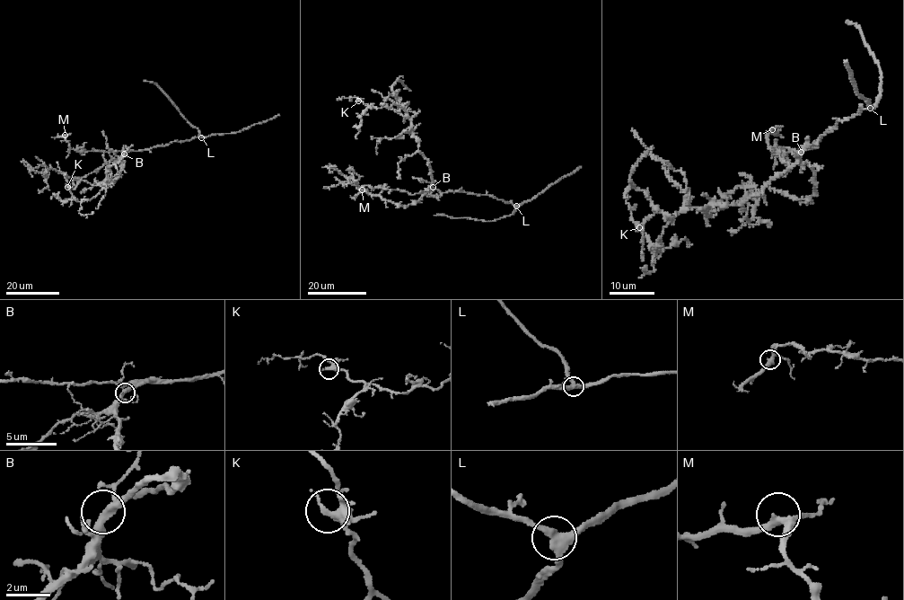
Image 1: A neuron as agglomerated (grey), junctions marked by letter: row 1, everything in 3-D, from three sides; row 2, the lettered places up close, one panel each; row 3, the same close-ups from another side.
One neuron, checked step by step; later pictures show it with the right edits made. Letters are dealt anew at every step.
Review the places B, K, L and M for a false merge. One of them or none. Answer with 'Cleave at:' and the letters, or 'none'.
Cleave at: none

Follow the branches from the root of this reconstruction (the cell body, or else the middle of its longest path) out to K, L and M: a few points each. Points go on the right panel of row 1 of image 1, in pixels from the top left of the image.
K: (803, 153), (759, 194), (739, 205), (684, 208), (666, 224), (659, 249), (639, 227)
L: (803, 153), (811, 145), (816, 145), (821, 136), (835, 129), (839, 120), (870, 108)
M: (803, 153), (816, 145), (815, 147), (776, 154), (769, 146), (767, 138), (772, 129)

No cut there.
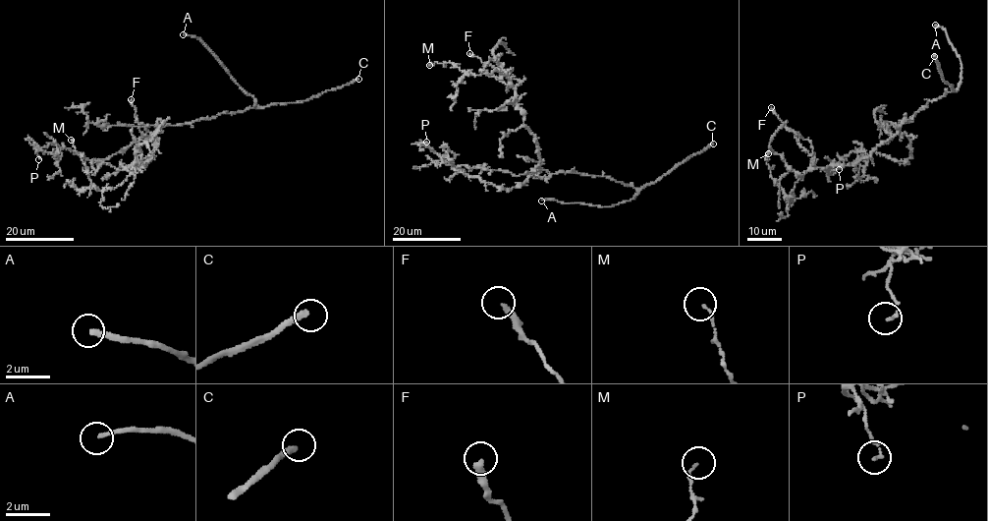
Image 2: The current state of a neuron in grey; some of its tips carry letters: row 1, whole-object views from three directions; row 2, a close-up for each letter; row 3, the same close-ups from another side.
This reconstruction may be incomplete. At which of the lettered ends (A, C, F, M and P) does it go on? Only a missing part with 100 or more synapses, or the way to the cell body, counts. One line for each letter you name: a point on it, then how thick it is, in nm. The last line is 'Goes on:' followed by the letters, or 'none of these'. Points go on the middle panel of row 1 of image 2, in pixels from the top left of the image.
A: Place: (541, 201). Thickness 200 nm
C: Place: (713, 144). Thickness 280 nm
Goes on: A, C

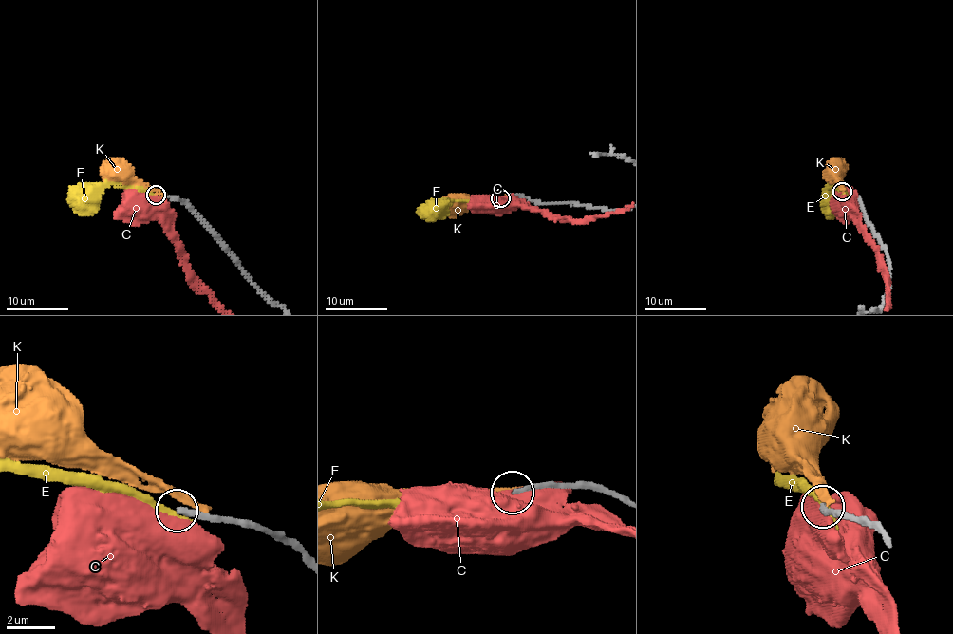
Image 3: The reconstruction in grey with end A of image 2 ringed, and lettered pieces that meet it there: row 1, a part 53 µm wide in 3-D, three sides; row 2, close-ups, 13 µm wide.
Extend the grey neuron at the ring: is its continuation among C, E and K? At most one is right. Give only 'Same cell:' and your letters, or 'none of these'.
Same cell: none of these

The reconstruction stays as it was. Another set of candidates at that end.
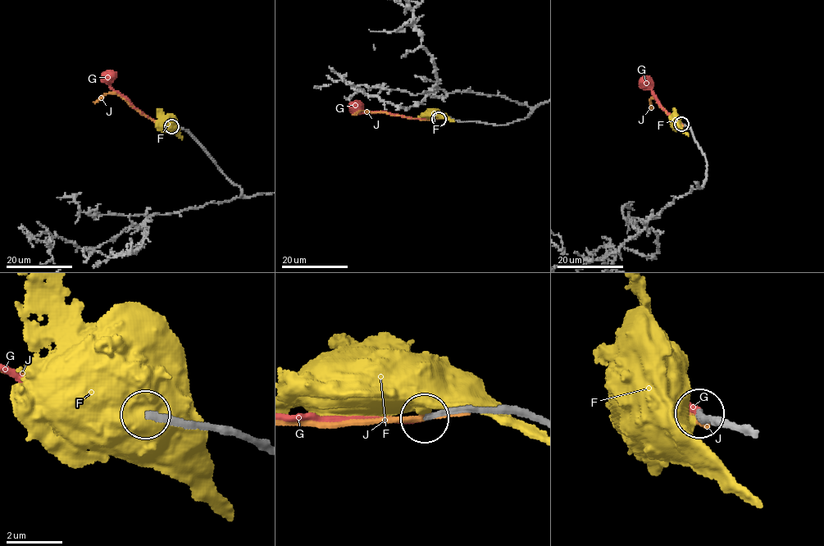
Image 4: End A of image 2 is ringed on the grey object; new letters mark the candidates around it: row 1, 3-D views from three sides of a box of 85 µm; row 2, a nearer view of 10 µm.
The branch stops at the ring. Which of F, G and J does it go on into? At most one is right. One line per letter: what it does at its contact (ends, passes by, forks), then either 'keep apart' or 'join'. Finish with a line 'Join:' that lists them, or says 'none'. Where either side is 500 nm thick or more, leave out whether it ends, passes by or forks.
F: keep apart
G: it ends; join
J: it ends; keep apart
Join: G

